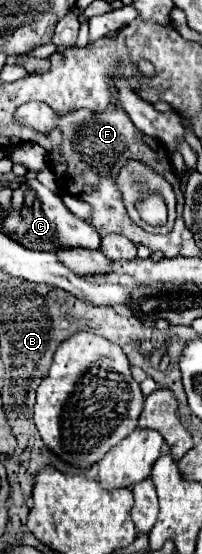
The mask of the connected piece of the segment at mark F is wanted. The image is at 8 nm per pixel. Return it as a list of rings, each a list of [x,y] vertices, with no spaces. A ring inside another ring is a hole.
[[[28,102],[16,110],[16,120],[20,124],[32,126],[42,134],[50,134],[56,128],[62,132],[62,144],[58,150],[48,152],[48,164],[56,176],[56,182],[64,192],[90,204],[92,214],[90,218],[86,218],[86,222],[92,224],[100,236],[112,232],[124,234],[128,240],[136,244],[144,244],[152,252],[154,250],[164,252],[166,258],[178,256],[184,220],[176,220],[172,232],[168,234],[148,234],[128,218],[128,212],[124,208],[122,192],[116,186],[116,174],[120,172],[120,164],[126,164],[128,160],[138,160],[142,164],[148,164],[156,174],[164,176],[166,182],[176,192],[180,192],[180,176],[172,168],[170,152],[166,150],[166,146],[160,140],[140,132],[122,108],[116,110],[116,106],[108,106],[104,112],[80,108],[80,110],[70,110],[62,116],[56,114],[52,108],[48,108],[44,102]]]

